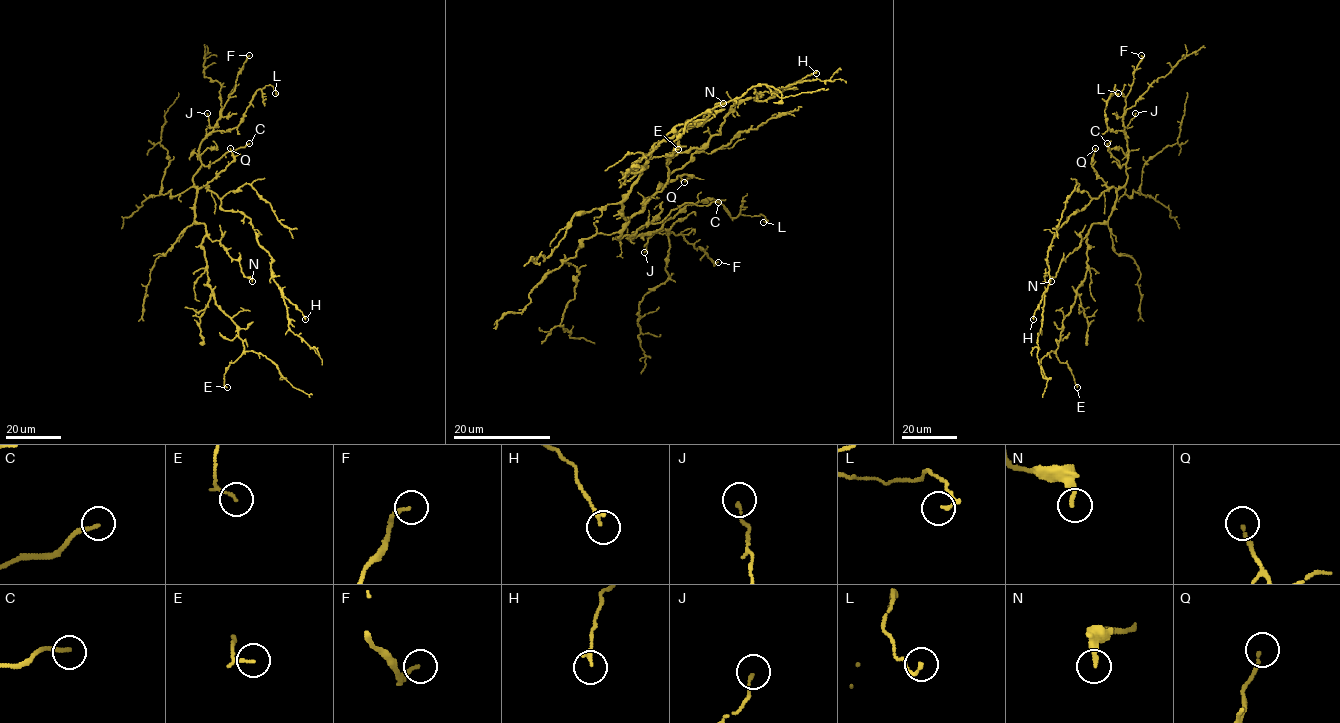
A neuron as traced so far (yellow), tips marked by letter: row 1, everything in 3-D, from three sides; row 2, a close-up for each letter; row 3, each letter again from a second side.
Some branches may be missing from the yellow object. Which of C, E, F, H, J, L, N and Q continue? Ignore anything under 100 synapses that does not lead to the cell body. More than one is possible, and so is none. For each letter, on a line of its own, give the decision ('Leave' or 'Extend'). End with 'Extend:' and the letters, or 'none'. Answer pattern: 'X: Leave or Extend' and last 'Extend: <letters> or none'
C: Extend
E: Leave
F: Leave
H: Leave
J: Leave
L: Leave
N: Leave
Q: Leave
Extend: C

